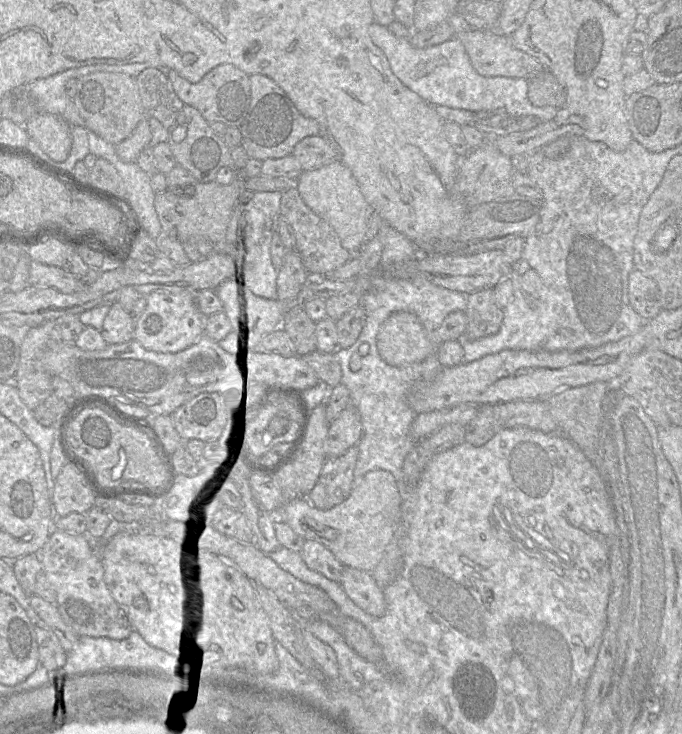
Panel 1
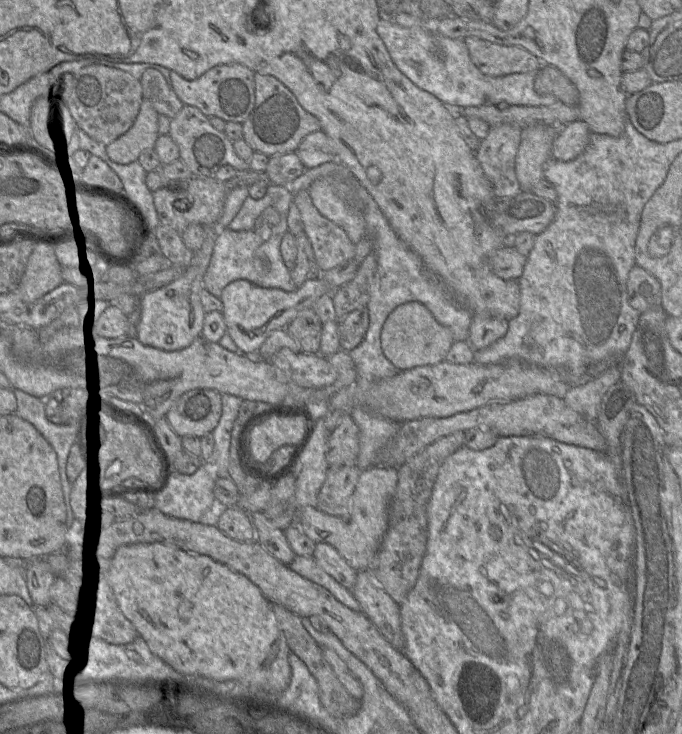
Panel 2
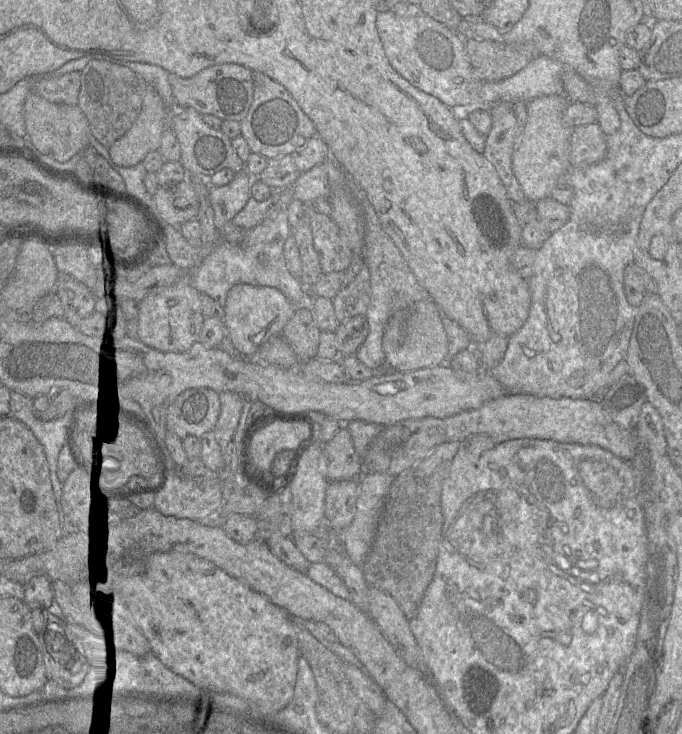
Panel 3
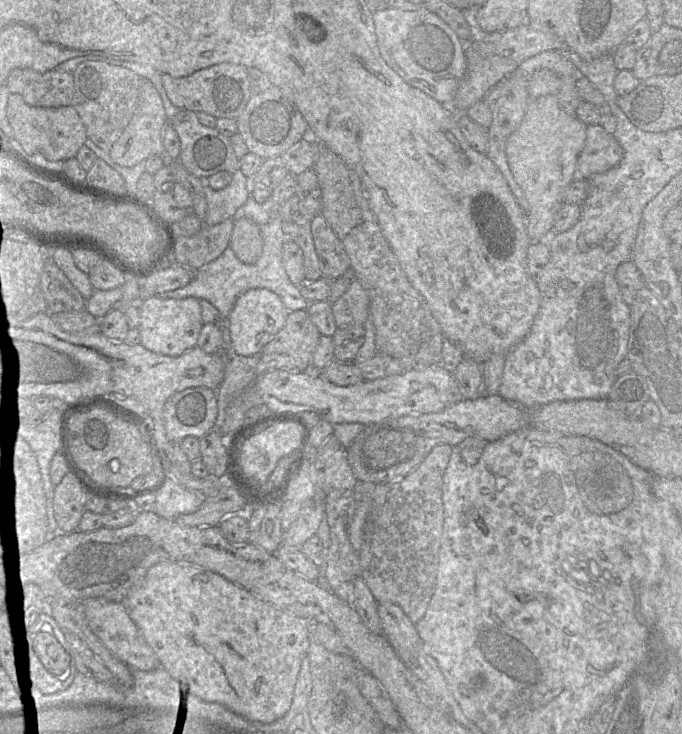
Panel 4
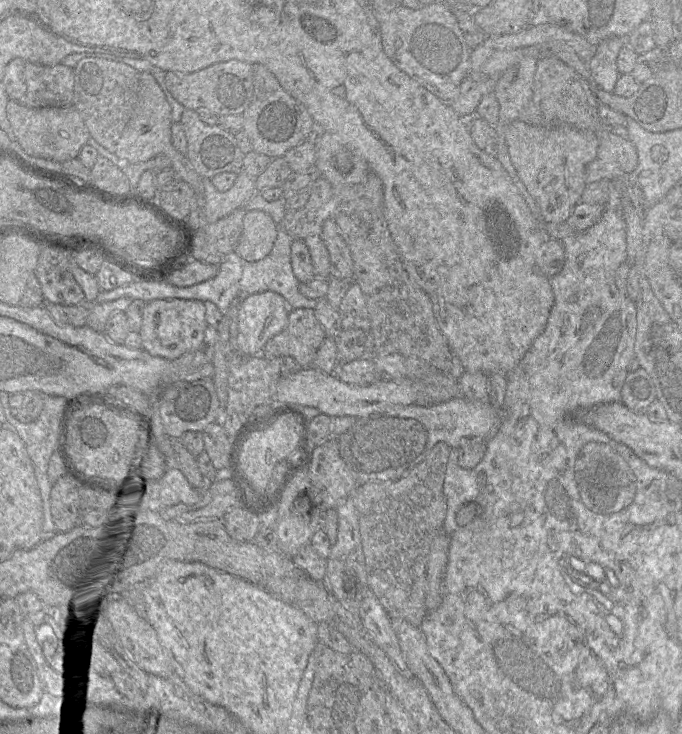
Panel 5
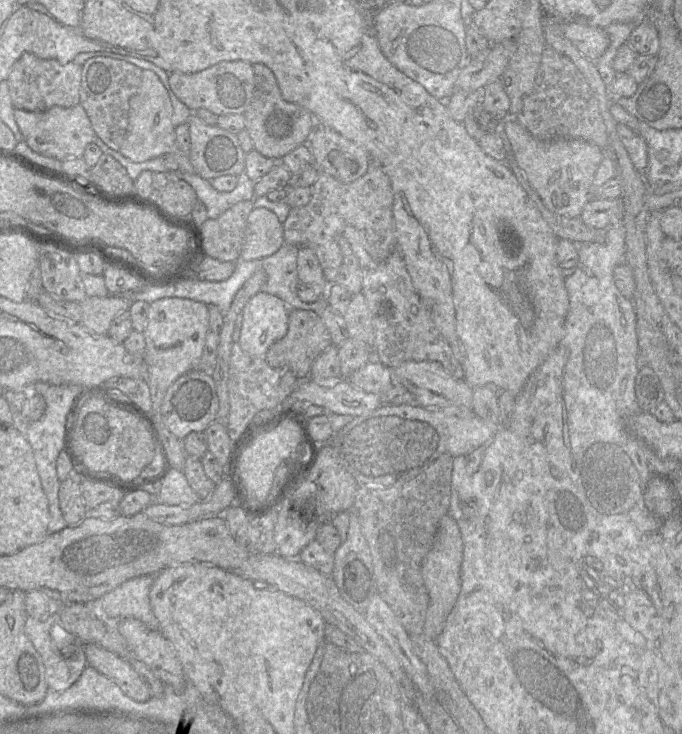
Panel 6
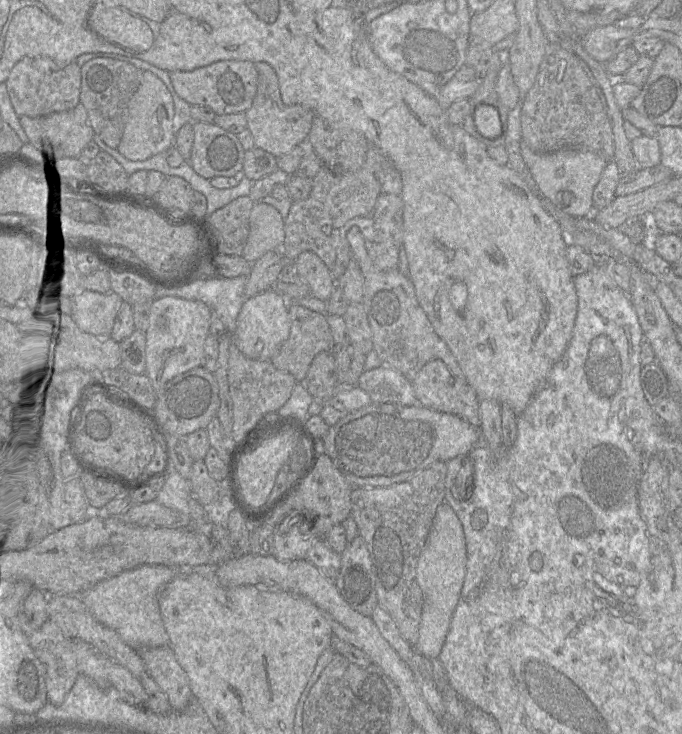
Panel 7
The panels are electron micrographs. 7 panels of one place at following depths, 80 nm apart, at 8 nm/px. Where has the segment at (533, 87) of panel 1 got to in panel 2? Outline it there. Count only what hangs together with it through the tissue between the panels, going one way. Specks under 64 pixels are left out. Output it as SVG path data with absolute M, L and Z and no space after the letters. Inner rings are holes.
M543 65L534 80L534 90L539 95L552 95L568 106L578 106L579 92L576 86L559 69Z

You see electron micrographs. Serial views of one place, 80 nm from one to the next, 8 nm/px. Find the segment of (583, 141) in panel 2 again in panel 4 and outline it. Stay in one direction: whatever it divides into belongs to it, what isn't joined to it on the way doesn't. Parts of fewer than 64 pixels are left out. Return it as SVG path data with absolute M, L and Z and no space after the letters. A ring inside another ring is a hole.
M600 124L588 125L585 145L577 160L579 178L588 180L591 176L604 173L617 166L623 158L623 149L612 134L609 134Z

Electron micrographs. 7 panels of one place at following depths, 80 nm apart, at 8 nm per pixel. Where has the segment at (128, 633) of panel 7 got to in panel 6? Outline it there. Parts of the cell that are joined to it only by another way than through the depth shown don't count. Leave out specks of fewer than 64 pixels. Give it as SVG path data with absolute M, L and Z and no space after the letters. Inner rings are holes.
M155 575L130 579L95 601L101 614L113 619L135 618L153 631L159 623L150 603L150 590Z

